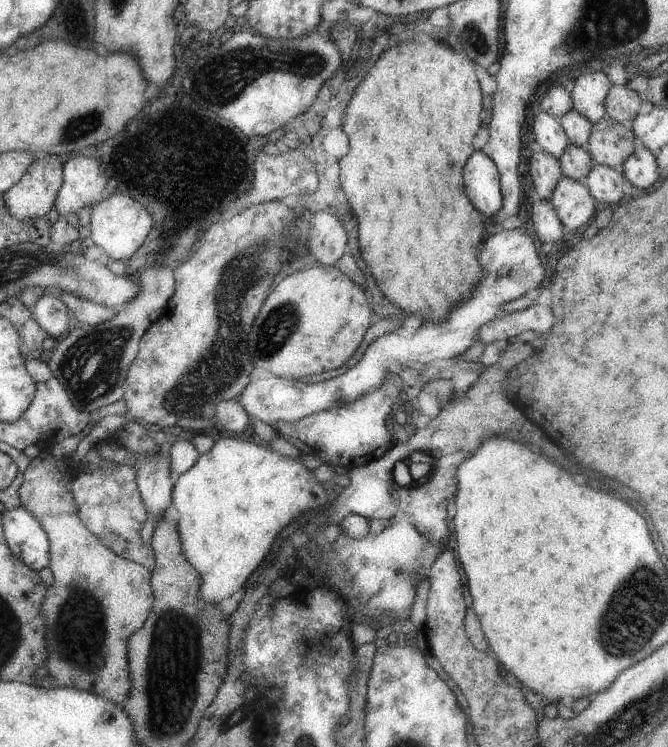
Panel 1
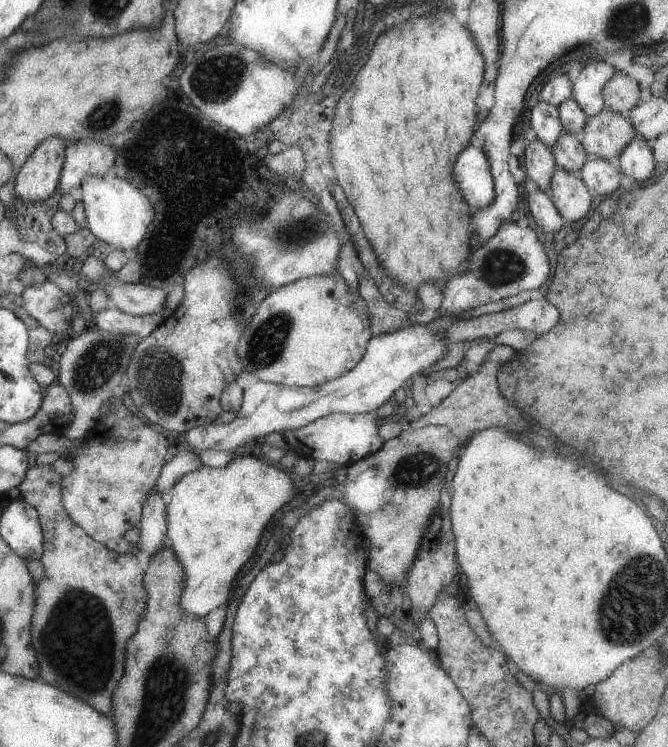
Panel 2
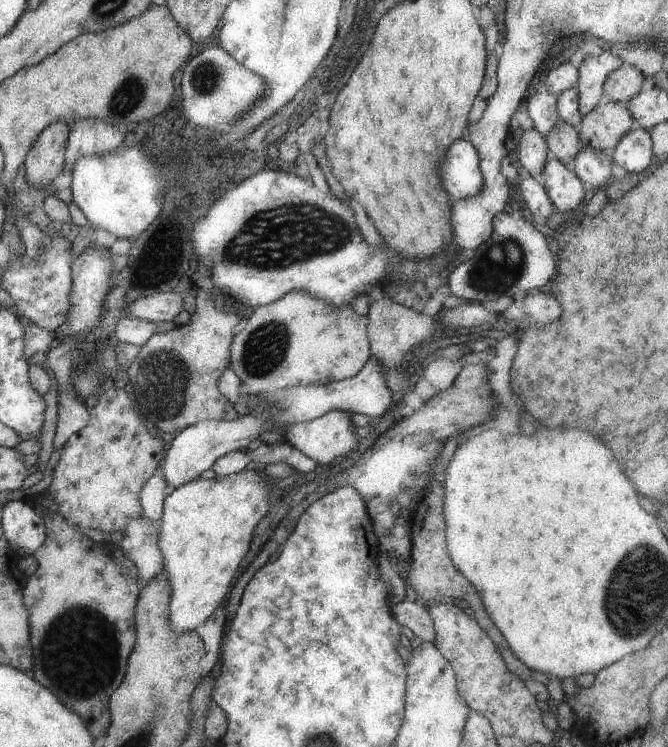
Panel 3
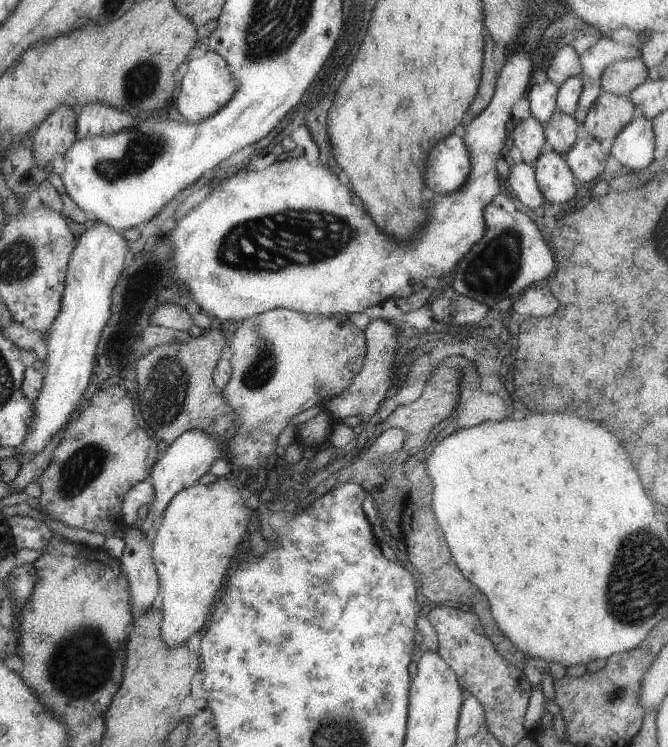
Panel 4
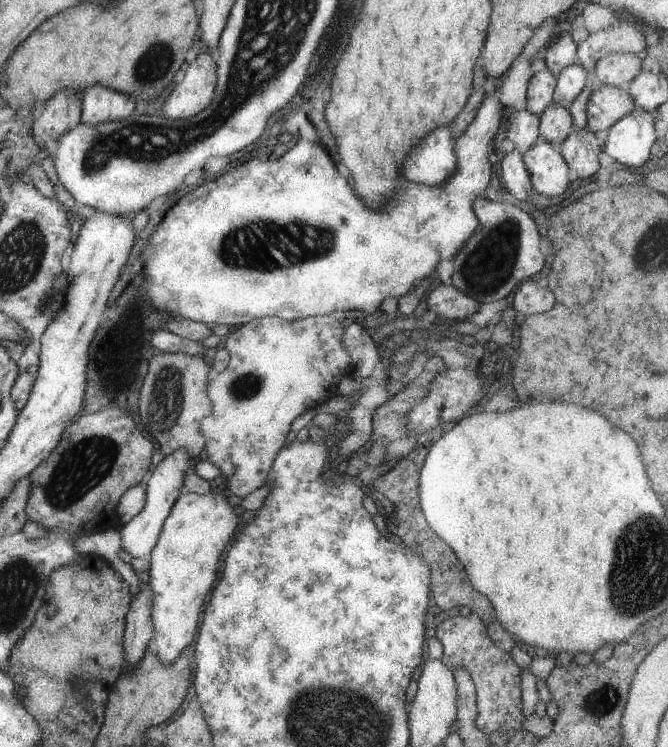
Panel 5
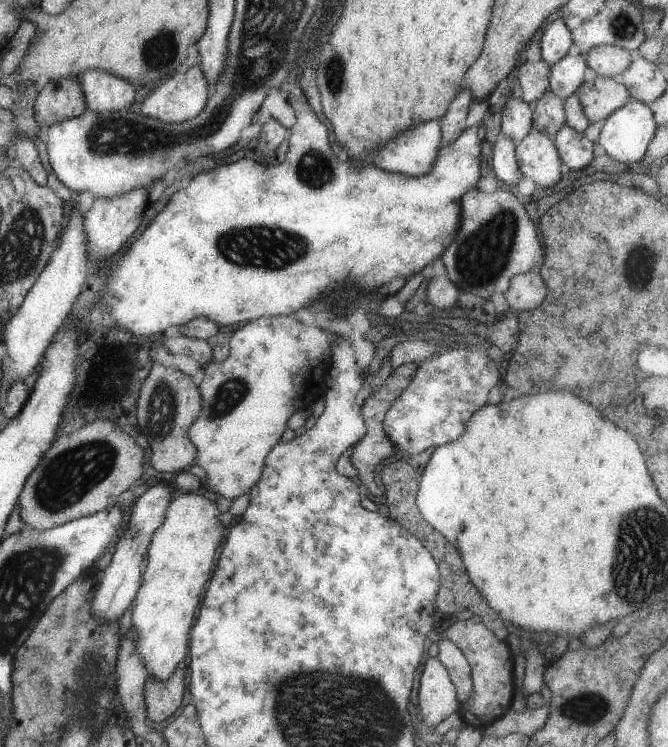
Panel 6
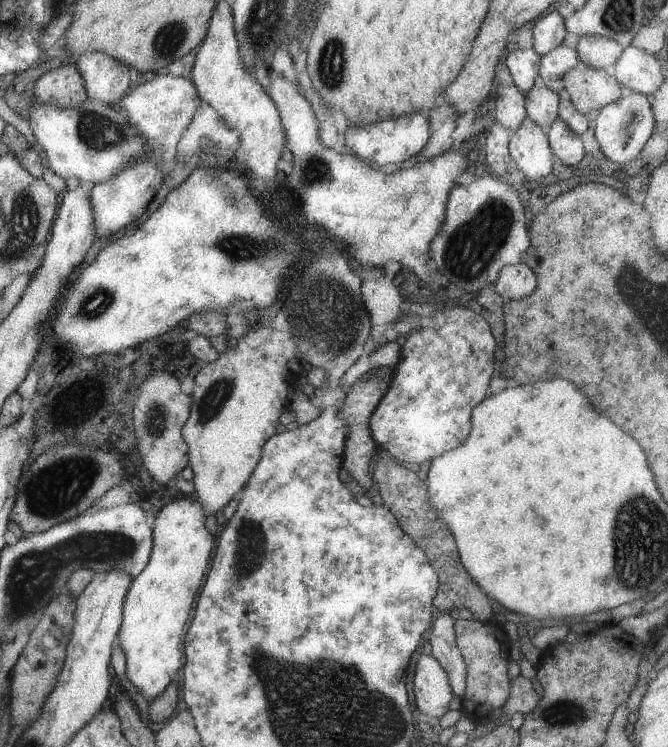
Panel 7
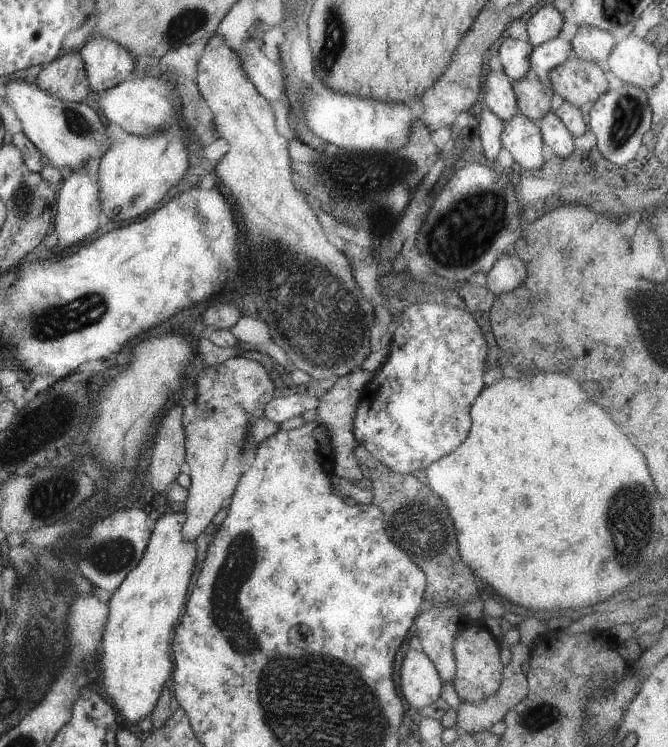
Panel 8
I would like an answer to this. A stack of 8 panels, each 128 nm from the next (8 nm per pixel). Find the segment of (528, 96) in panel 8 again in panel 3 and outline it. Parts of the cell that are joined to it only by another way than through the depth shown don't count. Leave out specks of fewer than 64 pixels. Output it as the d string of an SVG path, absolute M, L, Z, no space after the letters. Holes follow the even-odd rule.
M557 118L553 128L544 136L550 157L566 166L570 166L582 147L576 129L577 127L572 127Z

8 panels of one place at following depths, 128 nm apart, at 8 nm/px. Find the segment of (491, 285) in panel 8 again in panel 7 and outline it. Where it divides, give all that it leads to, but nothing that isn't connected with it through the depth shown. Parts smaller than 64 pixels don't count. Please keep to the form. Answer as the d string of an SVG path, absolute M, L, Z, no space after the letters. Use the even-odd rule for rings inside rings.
M525 263L509 264L501 266L497 272L497 278L493 280L492 291L503 302L507 300L520 300L531 294L535 288L535 276Z

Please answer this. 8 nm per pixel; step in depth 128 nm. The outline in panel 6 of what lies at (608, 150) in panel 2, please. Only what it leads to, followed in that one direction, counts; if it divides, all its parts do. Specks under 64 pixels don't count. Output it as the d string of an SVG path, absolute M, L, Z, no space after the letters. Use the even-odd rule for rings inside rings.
M595 76L591 81L583 80L574 94L589 123L607 118L607 114L629 99L627 90L617 79L605 76Z

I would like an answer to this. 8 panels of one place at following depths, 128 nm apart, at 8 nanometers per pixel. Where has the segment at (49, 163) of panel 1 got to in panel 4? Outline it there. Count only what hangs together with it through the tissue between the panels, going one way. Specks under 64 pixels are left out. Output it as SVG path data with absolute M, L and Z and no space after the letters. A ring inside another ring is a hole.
M58 106L37 124L32 139L35 166L42 168L55 154L64 155L75 142L76 115L77 109Z

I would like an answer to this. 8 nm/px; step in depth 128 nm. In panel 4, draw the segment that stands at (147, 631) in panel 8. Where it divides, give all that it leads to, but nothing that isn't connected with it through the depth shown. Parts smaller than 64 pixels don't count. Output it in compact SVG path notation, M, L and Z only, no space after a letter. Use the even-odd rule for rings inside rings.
M219 477L208 486L194 483L192 486L177 492L169 500L167 508L163 510L159 527L153 532L150 540L152 544L150 556L159 584L159 597L156 605L159 614L161 614L160 636L167 648L182 645L187 638L199 632L202 626L207 625L209 610L213 610L212 603L217 597L219 588L221 588L225 570L229 568L229 562L235 554L235 548L247 530L251 510L243 504L245 495L246 489L240 490L229 480Z

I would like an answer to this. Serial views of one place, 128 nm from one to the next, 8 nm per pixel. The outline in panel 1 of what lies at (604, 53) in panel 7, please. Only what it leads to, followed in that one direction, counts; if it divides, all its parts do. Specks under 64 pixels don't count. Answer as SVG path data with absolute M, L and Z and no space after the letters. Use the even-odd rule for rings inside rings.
M612 82L604 98L604 116L612 121L629 125L637 115L641 95Z

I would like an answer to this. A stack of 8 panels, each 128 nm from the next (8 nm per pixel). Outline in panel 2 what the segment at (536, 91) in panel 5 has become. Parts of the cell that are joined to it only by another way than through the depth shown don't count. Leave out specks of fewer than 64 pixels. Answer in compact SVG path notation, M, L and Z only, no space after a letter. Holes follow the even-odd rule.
M539 101L529 112L529 124L537 140L551 148L563 133L558 108Z

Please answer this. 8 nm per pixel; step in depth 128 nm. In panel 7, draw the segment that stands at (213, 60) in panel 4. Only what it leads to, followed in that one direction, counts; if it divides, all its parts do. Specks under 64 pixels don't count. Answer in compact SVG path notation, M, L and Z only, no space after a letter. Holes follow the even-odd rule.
M167 74L154 76L151 80L128 89L117 102L125 108L127 120L143 134L143 140L151 146L151 160L163 172L165 166L173 162L175 148L183 130L187 129L191 118L204 107L203 102L197 98L195 86L191 84L190 78Z

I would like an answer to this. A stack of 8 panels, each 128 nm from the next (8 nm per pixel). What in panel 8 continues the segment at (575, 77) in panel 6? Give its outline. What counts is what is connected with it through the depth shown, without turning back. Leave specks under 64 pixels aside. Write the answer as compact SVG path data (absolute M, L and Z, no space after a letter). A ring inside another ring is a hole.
M558 37L551 38L531 48L531 54L527 60L529 69L533 70L541 83L548 84L549 70L565 62L569 52L572 52L569 42Z

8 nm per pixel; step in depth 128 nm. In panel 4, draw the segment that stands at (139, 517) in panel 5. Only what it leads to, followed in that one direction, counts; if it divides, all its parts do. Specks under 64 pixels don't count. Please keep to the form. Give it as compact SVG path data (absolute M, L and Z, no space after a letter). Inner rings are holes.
M192 429L184 431L168 445L169 447L165 450L165 454L163 454L150 469L149 476L152 480L153 500L151 500L151 504L147 504L147 507L142 512L141 518L133 524L135 530L139 530L139 532L143 534L143 538L150 540L153 532L155 532L153 522L155 522L157 518L161 518L161 514L163 514L163 510L167 508L169 500L171 500L177 492L192 486L207 473L211 464L222 456L221 448L223 448L224 444L217 442L216 439L206 431Z

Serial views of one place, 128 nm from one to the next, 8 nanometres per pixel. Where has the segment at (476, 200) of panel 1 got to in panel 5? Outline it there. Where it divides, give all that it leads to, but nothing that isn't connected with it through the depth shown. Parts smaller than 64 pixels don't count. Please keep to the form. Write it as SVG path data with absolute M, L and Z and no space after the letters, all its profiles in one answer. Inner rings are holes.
M447 126L429 132L403 162L401 176L425 186L441 185L456 165L453 136Z

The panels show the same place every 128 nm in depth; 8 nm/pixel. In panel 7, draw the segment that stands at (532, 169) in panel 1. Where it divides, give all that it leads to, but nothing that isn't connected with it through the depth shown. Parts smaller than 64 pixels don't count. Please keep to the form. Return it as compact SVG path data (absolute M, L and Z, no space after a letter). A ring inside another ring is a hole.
M499 84L495 93L495 121L510 132L517 130L526 116L523 93L513 84Z

